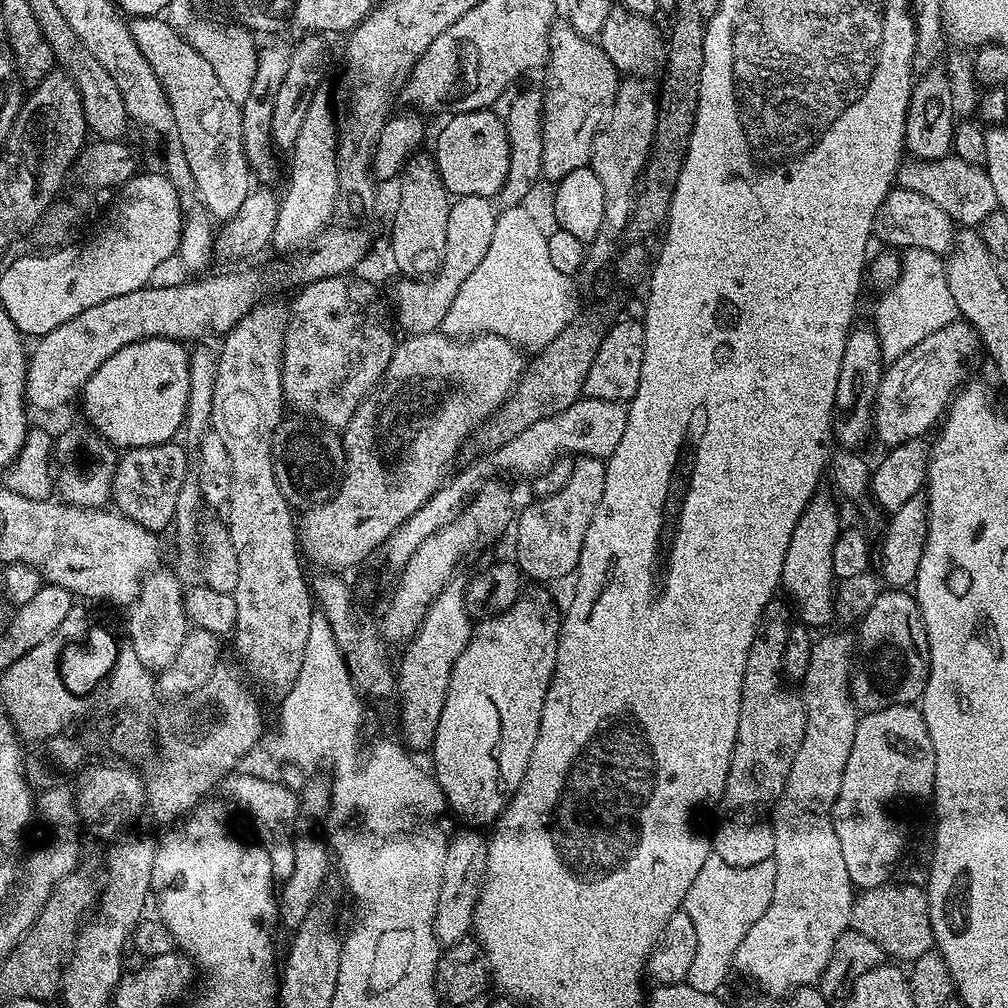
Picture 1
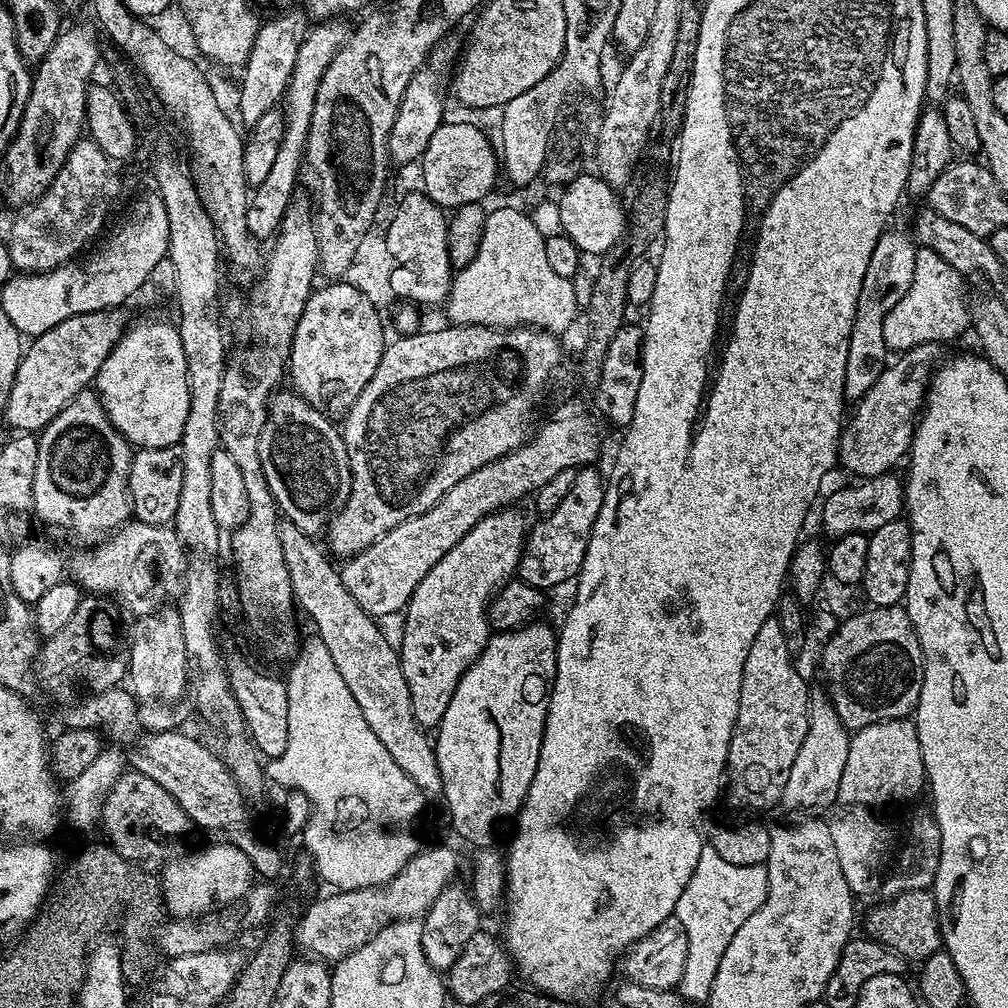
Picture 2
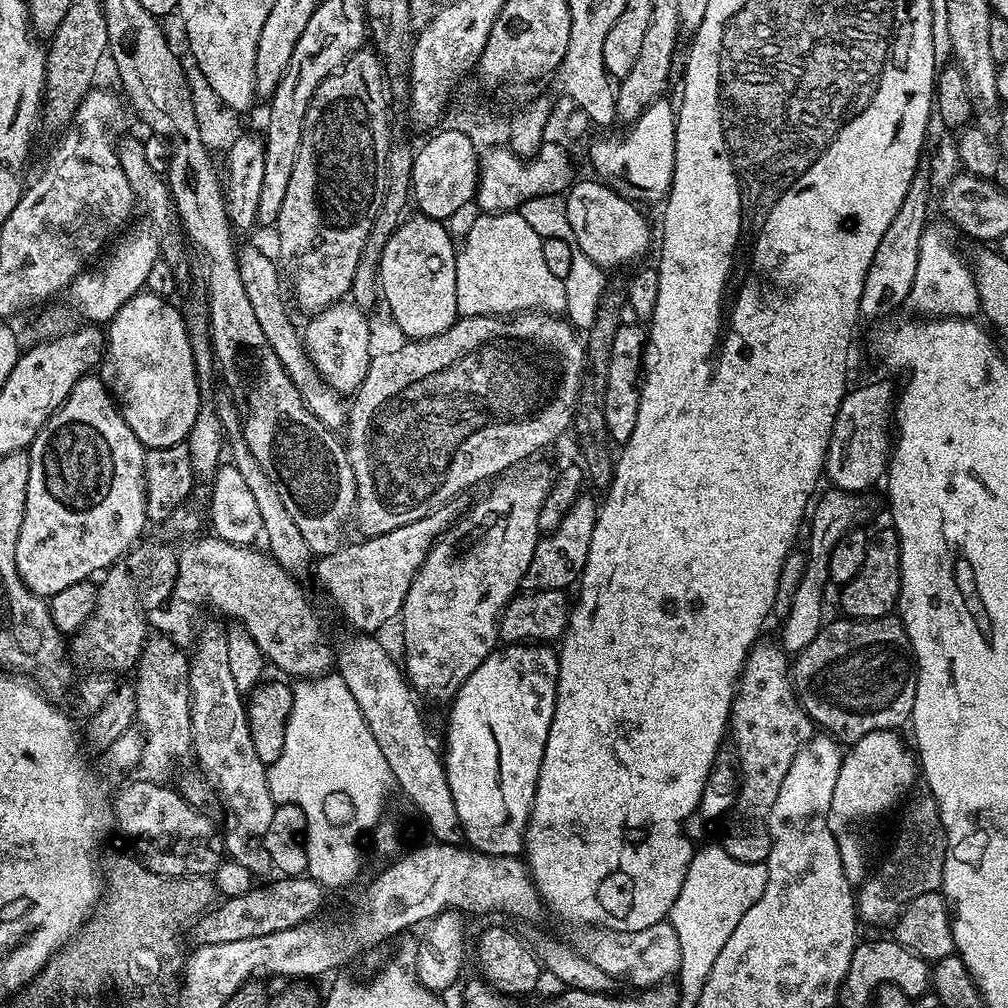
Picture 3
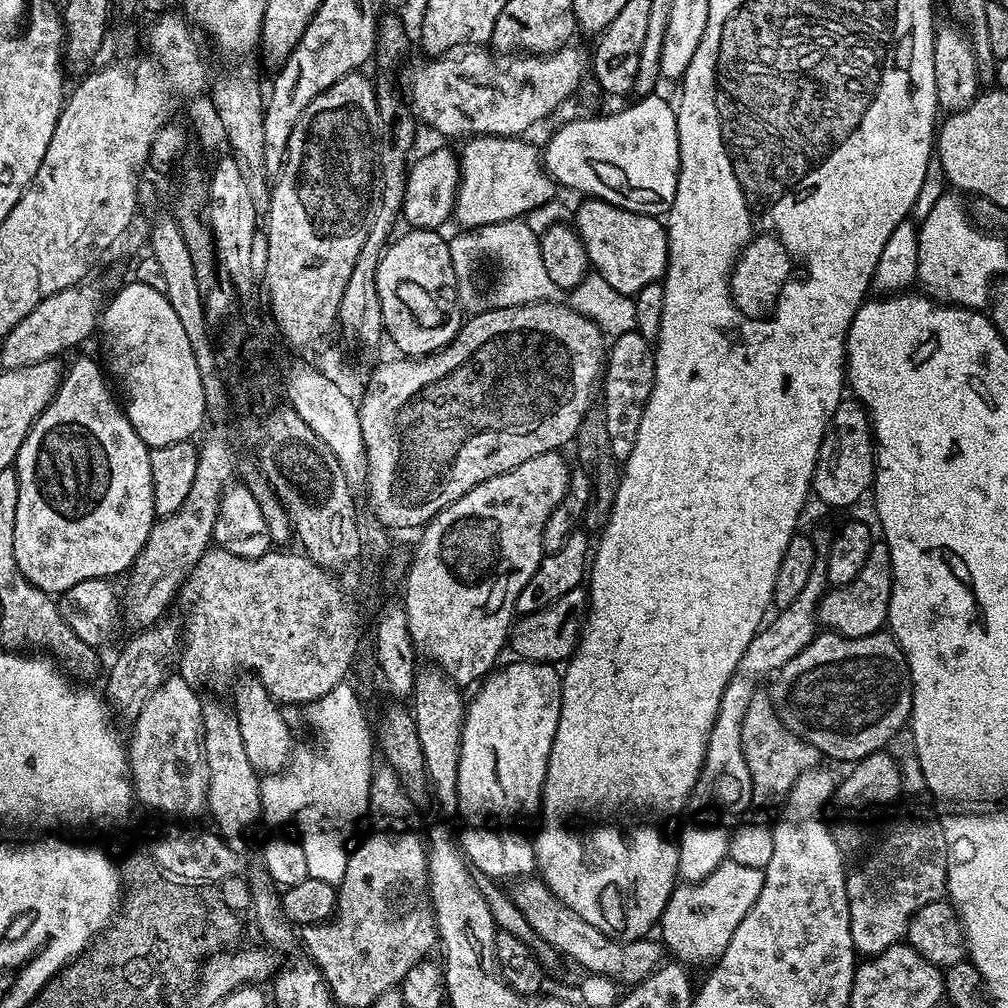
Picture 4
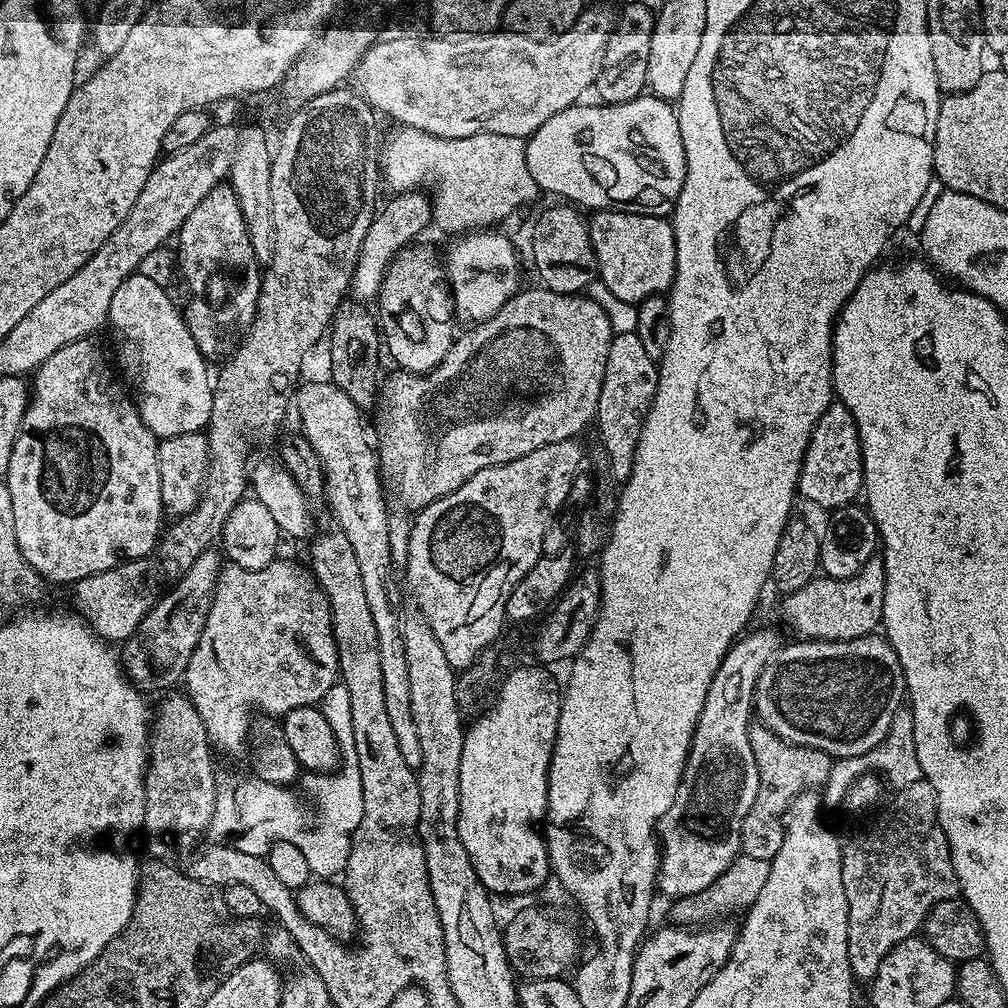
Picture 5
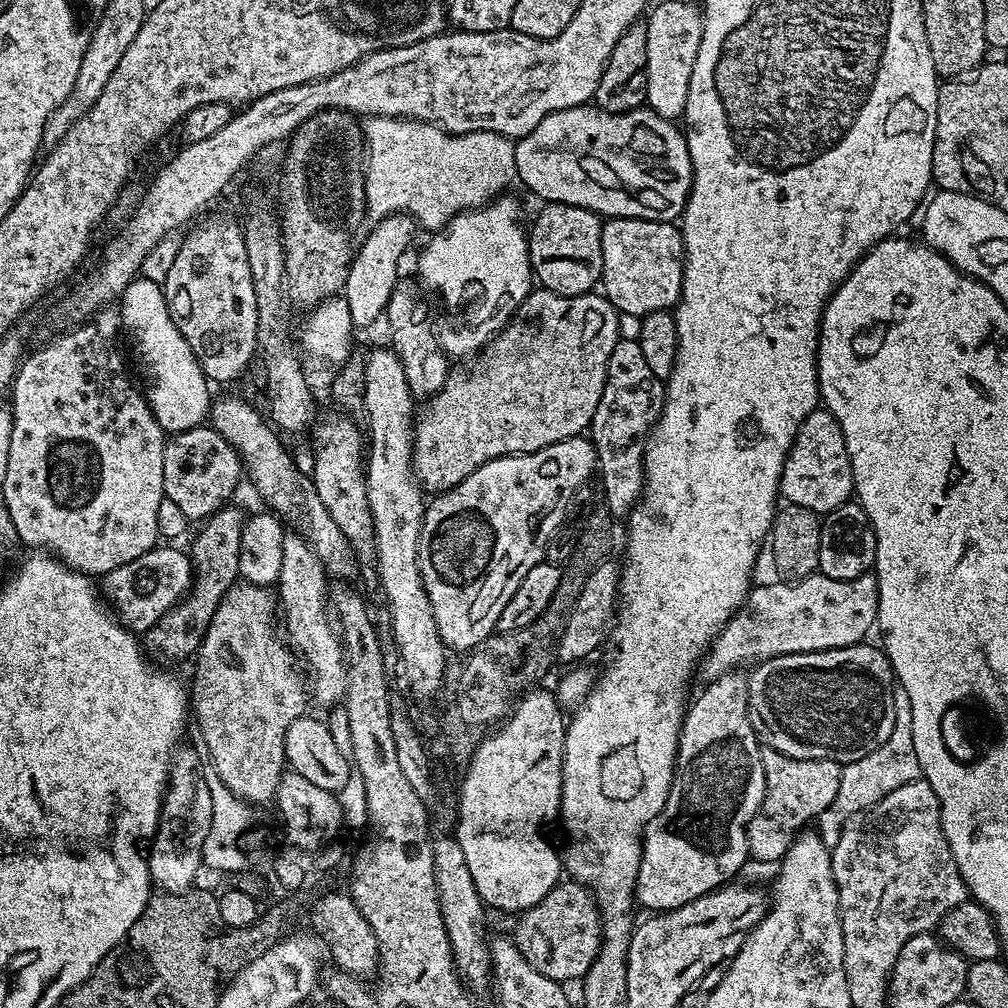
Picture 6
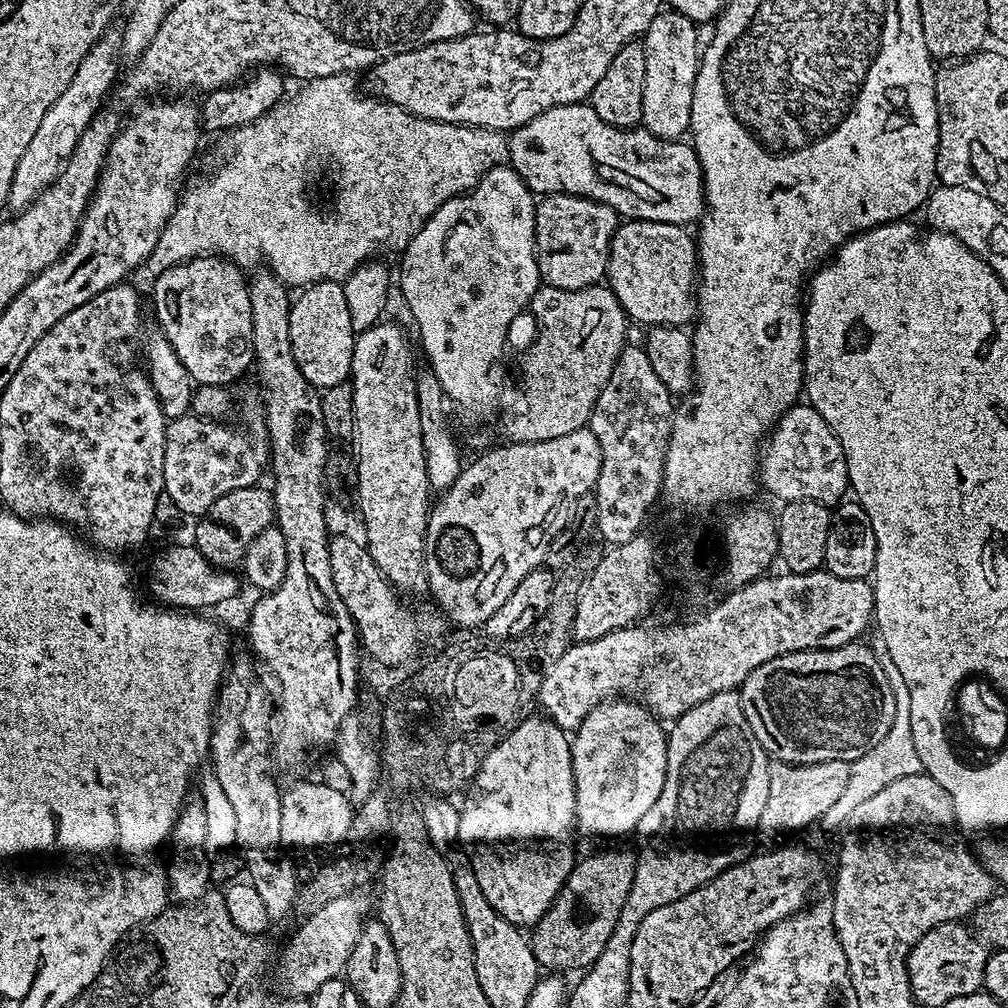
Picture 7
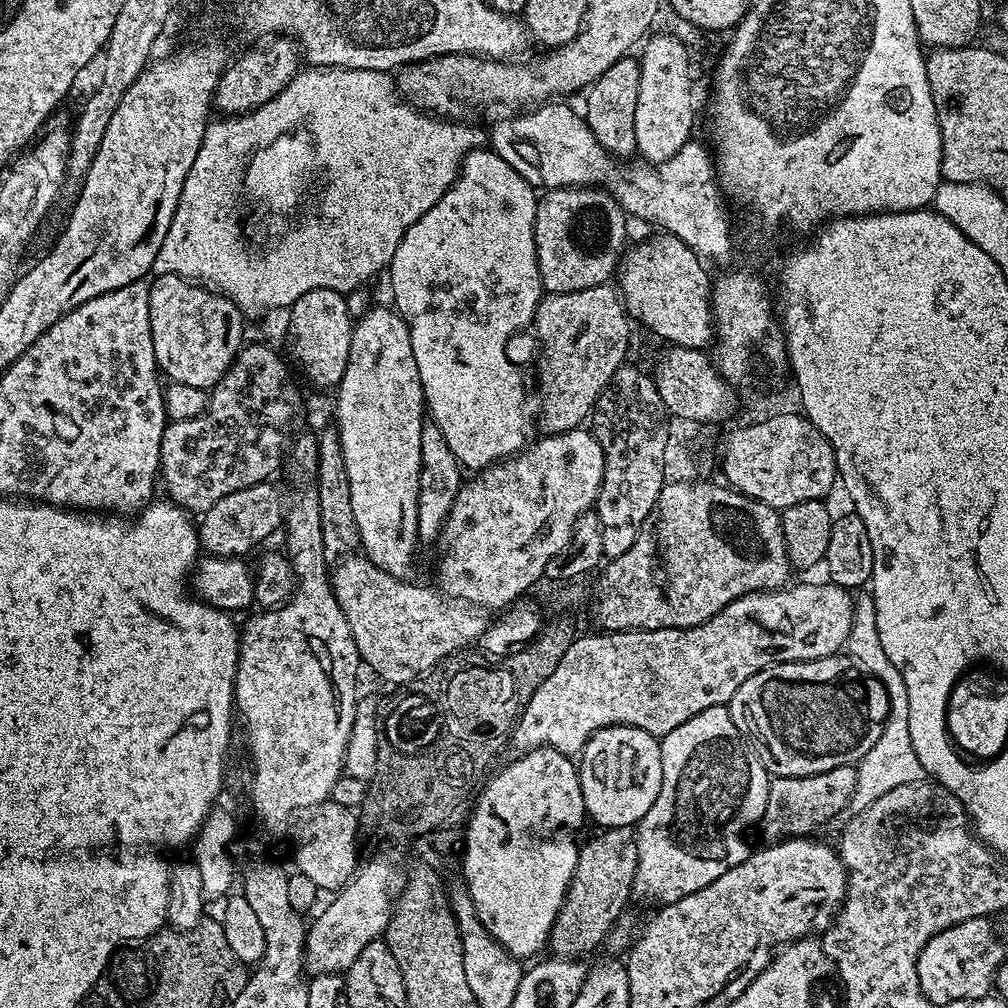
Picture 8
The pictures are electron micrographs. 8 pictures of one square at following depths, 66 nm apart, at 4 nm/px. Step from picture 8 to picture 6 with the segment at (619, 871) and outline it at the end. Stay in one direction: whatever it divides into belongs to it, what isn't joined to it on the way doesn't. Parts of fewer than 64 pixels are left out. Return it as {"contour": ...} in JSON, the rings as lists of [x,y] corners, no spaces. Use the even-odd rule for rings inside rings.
{"contour":[[[571,878],[561,879],[555,884],[534,906],[530,906],[525,912],[519,913],[516,924],[514,939],[522,958],[534,966],[538,974],[557,982],[569,982],[568,980],[579,981],[590,970],[590,966],[596,961],[596,956],[600,952],[600,942],[604,935],[604,926],[600,919],[600,907],[596,905],[596,897],[587,884],[580,884]]]}

